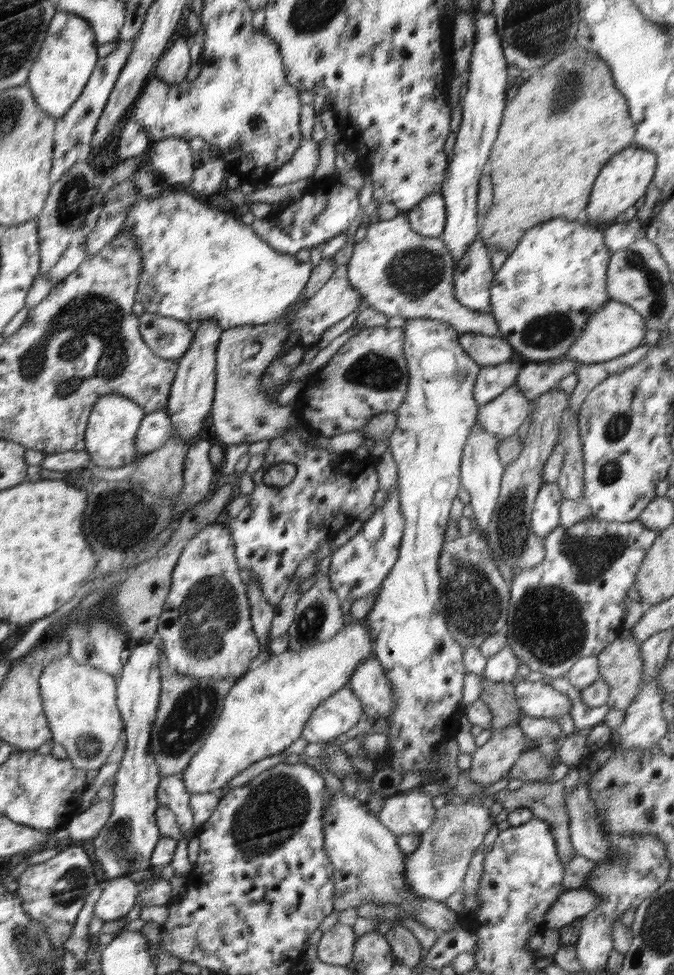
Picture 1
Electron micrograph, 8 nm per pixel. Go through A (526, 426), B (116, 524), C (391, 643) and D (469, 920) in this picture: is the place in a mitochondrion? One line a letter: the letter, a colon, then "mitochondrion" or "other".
A: other
B: mitochondrion
C: other
D: other

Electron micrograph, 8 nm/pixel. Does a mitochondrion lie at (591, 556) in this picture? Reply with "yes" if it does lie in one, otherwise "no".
yes

